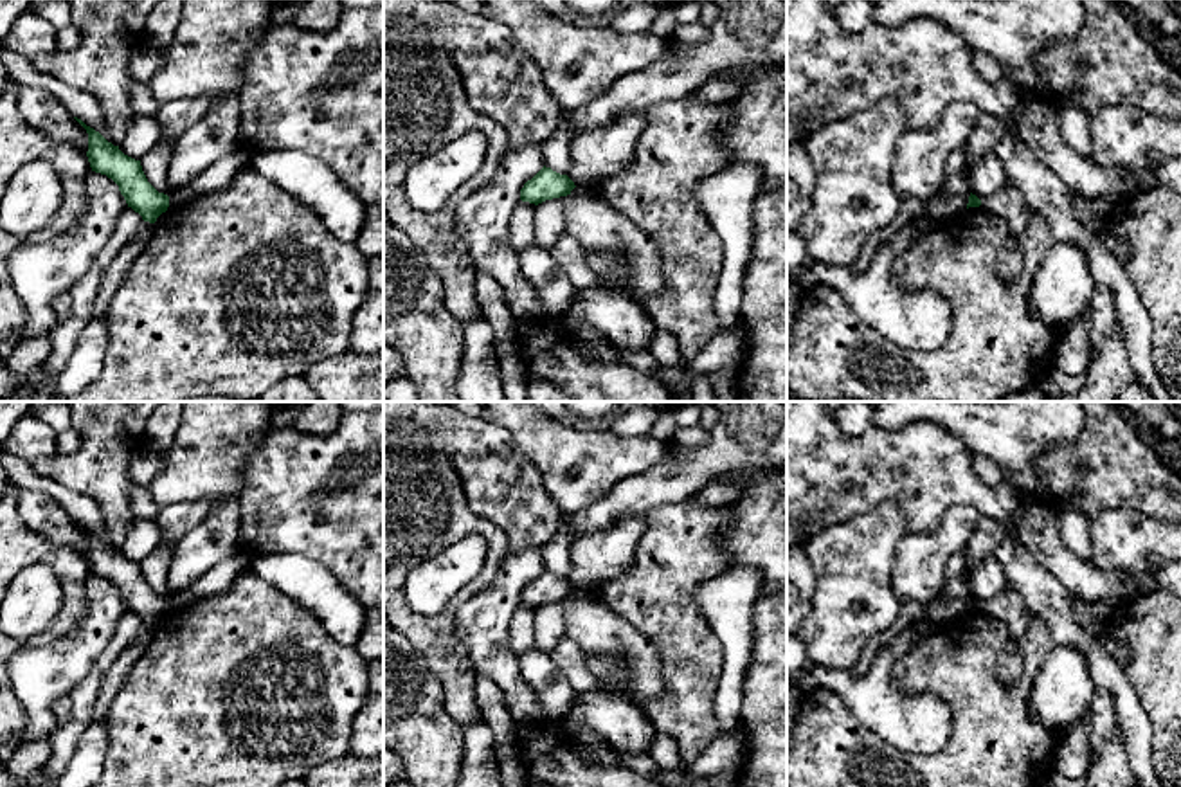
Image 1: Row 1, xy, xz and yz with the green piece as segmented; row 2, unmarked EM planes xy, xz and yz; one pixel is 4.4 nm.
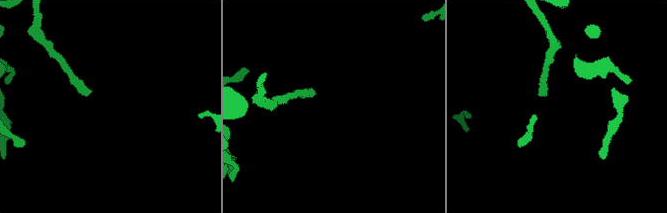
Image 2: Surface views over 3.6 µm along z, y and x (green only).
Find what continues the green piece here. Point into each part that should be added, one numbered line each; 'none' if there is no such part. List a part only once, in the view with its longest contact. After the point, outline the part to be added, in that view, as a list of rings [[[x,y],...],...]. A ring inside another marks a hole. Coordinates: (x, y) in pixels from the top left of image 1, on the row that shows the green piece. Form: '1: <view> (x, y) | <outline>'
none

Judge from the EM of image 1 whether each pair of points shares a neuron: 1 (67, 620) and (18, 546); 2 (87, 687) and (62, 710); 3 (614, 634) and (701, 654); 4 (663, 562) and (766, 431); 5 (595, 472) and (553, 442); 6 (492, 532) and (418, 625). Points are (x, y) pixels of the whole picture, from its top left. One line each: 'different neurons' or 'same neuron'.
1: same neuron
2: different neurons
3: different neurons
4: different neurons
5: same neuron
6: same neuron

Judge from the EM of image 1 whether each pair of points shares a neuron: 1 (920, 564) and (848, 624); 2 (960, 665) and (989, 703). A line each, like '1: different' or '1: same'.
1: different
2: same

